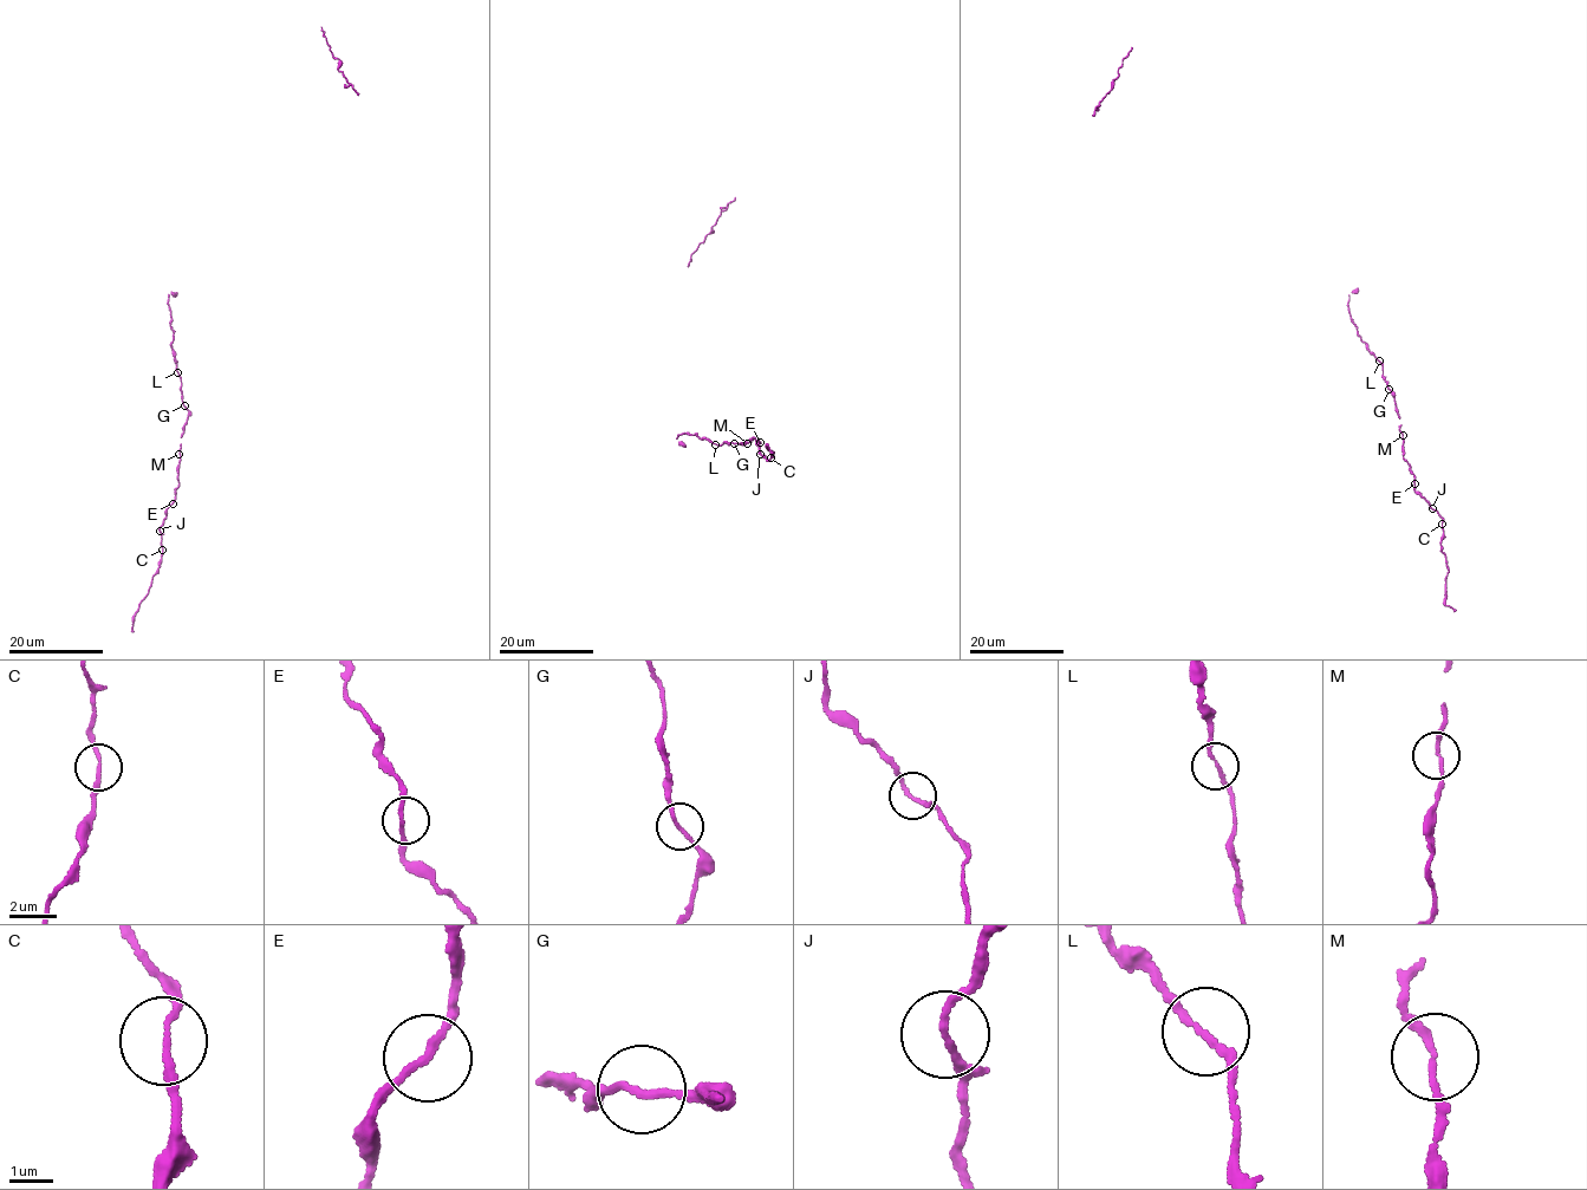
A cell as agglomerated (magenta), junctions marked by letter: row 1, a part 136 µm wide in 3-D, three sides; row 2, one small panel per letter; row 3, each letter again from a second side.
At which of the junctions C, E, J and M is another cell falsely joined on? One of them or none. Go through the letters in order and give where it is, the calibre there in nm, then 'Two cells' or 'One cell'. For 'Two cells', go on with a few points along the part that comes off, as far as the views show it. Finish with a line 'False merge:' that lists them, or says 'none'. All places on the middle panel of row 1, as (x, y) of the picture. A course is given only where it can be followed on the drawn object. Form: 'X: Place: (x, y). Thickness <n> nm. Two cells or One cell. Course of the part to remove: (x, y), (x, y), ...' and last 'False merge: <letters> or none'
C: Place: (771, 457). Thickness 160 nm. One cell
E: Place: (760, 442). Thickness 160 nm. One cell
J: Place: (760, 454). Thickness 160 nm. One cell
M: Place: (747, 443). Thickness 150 nm. One cell
False merge: none

